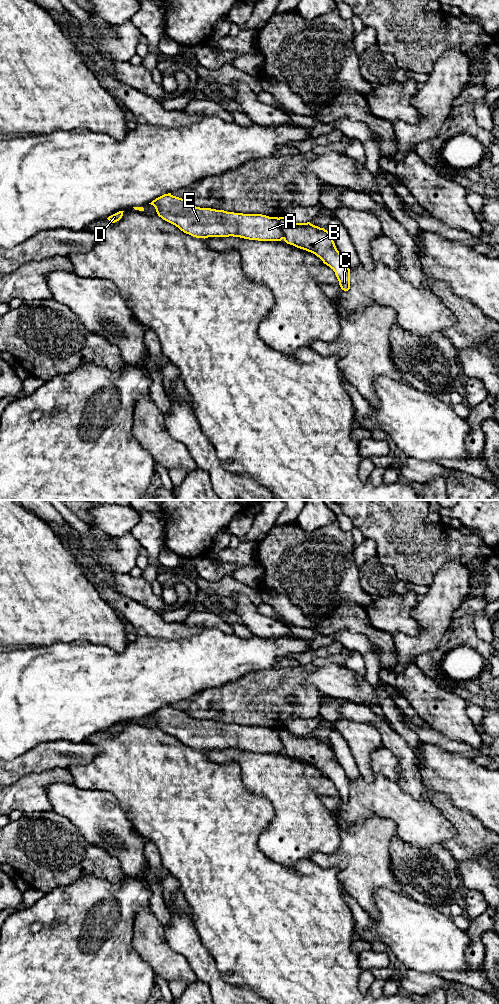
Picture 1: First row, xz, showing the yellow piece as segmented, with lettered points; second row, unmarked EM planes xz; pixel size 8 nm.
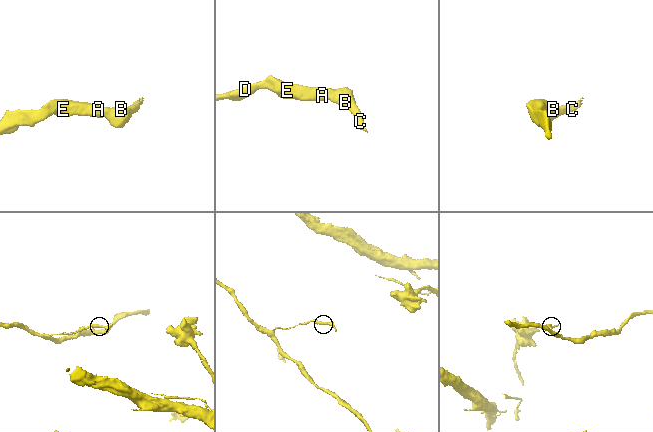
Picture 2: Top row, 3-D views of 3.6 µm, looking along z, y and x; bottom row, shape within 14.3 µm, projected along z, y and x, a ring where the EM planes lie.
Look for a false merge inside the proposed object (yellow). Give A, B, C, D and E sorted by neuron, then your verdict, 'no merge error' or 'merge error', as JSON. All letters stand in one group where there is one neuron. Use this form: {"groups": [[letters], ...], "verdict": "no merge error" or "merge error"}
{"groups": [["A", "D", "E"], ["B", "C"]], "verdict": "merge error"}

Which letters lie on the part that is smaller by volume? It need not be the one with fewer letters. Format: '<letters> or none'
B, C

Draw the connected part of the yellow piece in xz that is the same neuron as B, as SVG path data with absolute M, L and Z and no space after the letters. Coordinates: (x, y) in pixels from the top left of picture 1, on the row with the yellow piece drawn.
M279 217L279 224L287 244L315 254L335 272L341 289L350 289L350 269L337 250L329 231L310 222L295 223L285 217Z

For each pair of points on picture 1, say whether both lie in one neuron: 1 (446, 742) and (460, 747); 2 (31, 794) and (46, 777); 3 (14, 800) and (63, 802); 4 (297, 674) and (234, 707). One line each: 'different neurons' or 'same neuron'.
1: same neuron
2: same neuron
3: different neurons
4: same neuron

